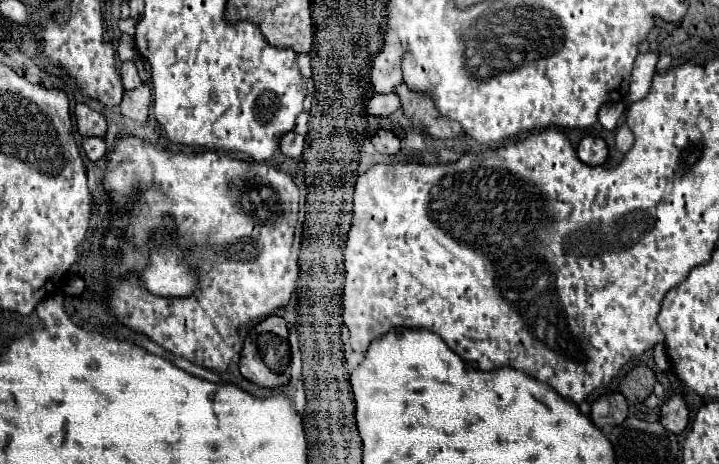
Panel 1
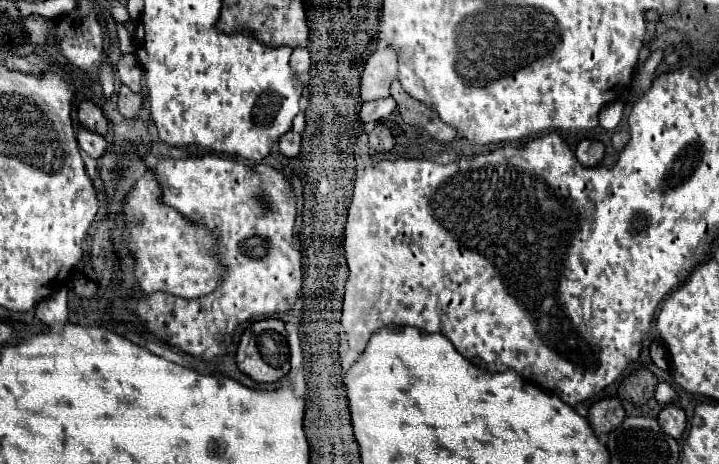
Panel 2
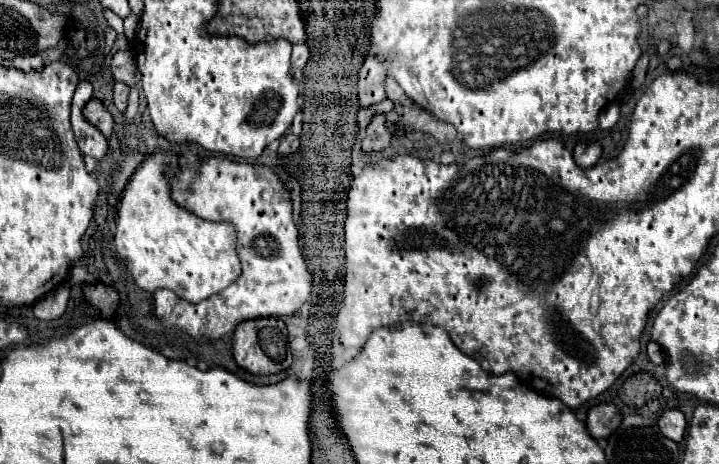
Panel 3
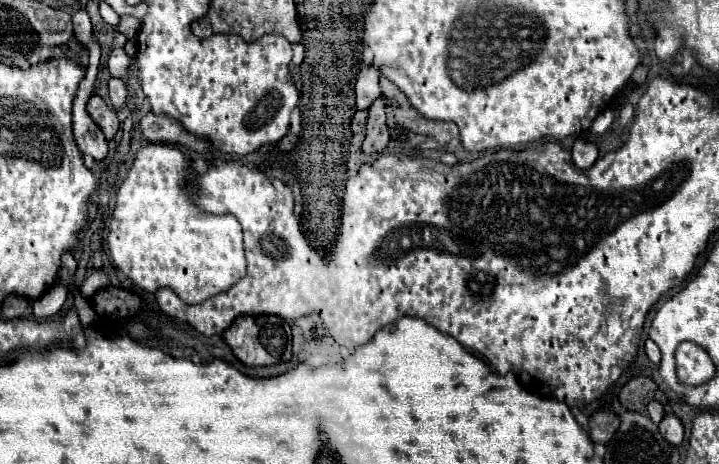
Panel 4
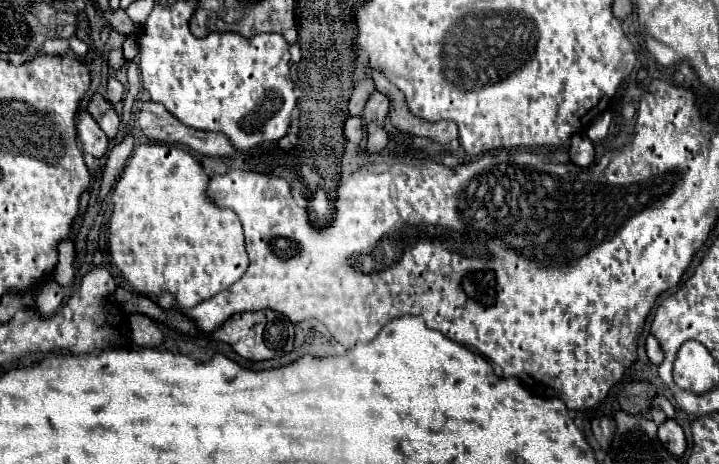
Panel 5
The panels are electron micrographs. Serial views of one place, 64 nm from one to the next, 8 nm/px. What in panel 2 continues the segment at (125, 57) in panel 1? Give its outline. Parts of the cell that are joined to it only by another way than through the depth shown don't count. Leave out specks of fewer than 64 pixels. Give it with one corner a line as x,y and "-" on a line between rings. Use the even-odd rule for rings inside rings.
118,24
118,42
120,42
120,52
122,54
132,54
136,50
132,34
122,24

